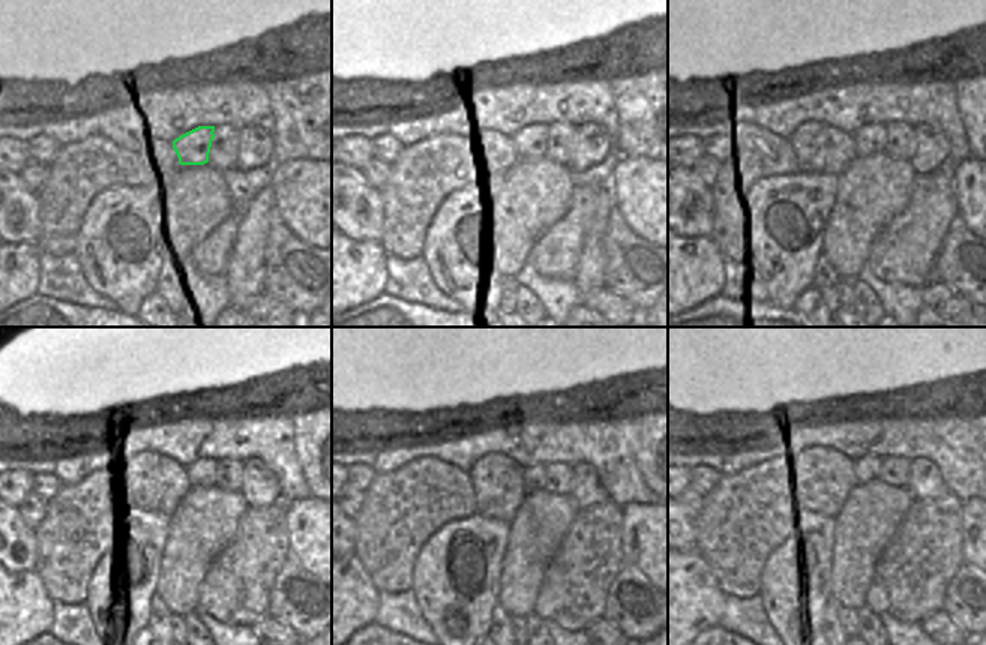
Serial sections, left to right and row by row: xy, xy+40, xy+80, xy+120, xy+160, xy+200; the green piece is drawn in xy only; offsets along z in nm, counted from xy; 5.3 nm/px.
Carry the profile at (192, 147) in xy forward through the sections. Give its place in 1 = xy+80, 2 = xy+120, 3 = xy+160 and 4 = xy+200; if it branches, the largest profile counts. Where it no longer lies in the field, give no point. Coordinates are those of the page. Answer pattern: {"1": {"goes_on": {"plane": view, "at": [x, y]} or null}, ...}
{"1": {"goes_on": {"plane": "xy+80", "at": [871, 138]}}, "2": {"goes_on": {"plane": "xy+120", "at": [201, 474]}}, "3": {"goes_on": {"plane": "xy+160", "at": [538, 476]}}, "4": {"goes_on": {"plane": "xy+200", "at": [866, 471]}}}

